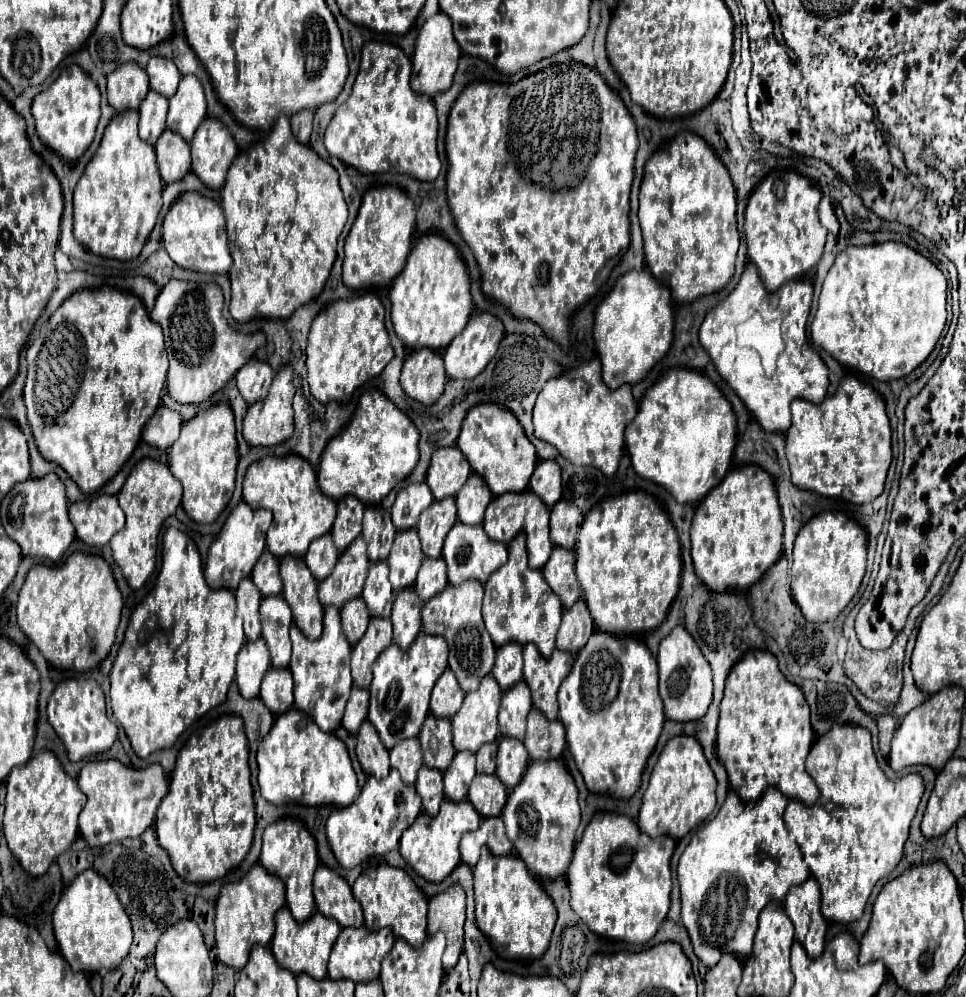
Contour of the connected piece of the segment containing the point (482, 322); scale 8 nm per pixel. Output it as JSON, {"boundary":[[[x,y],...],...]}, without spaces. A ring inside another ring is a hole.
{"boundary":[[[476,314],[444,350],[448,378],[474,378],[494,358],[504,338],[502,322],[492,314]]]}

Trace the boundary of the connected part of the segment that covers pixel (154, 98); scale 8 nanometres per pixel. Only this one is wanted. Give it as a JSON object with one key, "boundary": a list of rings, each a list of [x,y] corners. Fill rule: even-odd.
{"boundary":[[[150,90],[146,100],[140,104],[140,138],[148,144],[156,144],[158,136],[166,130],[168,98]]]}

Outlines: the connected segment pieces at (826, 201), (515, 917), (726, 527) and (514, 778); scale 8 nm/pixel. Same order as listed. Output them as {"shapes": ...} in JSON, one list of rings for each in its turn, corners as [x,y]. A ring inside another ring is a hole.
{"shapes":[[[[826,194],[822,196],[822,200],[818,204],[818,216],[820,216],[822,226],[828,228],[828,232],[838,234],[838,220],[836,220],[836,214],[834,214],[834,206],[832,206],[830,196],[826,196]]],[[[482,852],[482,858],[474,868],[474,894],[476,926],[500,956],[510,960],[536,960],[546,952],[556,922],[556,908],[520,858],[514,854],[494,856]]],[[[758,466],[730,470],[696,508],[690,536],[694,570],[702,584],[712,592],[748,590],[782,556],[784,524],[772,476]]],[[[504,738],[498,744],[498,768],[496,776],[502,780],[502,784],[512,790],[524,776],[528,766],[526,748],[516,738]]]]}

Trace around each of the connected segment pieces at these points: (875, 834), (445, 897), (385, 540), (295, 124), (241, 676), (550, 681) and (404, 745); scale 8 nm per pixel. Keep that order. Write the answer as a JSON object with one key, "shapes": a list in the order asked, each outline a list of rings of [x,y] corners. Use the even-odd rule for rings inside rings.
{"shapes":[[[[852,724],[832,726],[830,732],[818,736],[806,758],[806,772],[820,788],[820,800],[814,806],[804,806],[800,800],[790,800],[784,810],[784,824],[804,854],[804,860],[810,866],[810,876],[820,884],[822,916],[834,922],[850,924],[864,914],[864,906],[876,882],[898,866],[910,822],[924,792],[924,784],[918,774],[908,774],[896,782],[888,780],[876,762],[870,732]]],[[[458,884],[450,886],[446,892],[434,896],[428,902],[428,934],[444,932],[448,946],[444,952],[444,968],[456,966],[464,942],[464,920],[466,920],[466,896]]],[[[368,506],[364,512],[362,538],[368,544],[368,556],[372,562],[386,560],[396,536],[396,528],[390,520],[390,512],[380,506]]],[[[302,110],[294,116],[290,116],[292,134],[300,144],[308,144],[310,132],[312,132],[312,122],[314,122],[314,112],[312,110]]],[[[260,638],[256,642],[246,642],[238,654],[236,684],[244,698],[258,698],[262,676],[268,672],[270,652],[266,642]]],[[[534,644],[524,646],[524,680],[532,692],[532,704],[548,720],[558,718],[556,692],[574,664],[570,652],[554,650],[550,658],[542,658]]],[[[406,738],[398,746],[390,750],[390,762],[392,768],[396,768],[402,774],[404,784],[414,784],[416,774],[422,768],[422,750],[418,744],[418,738]]]]}

